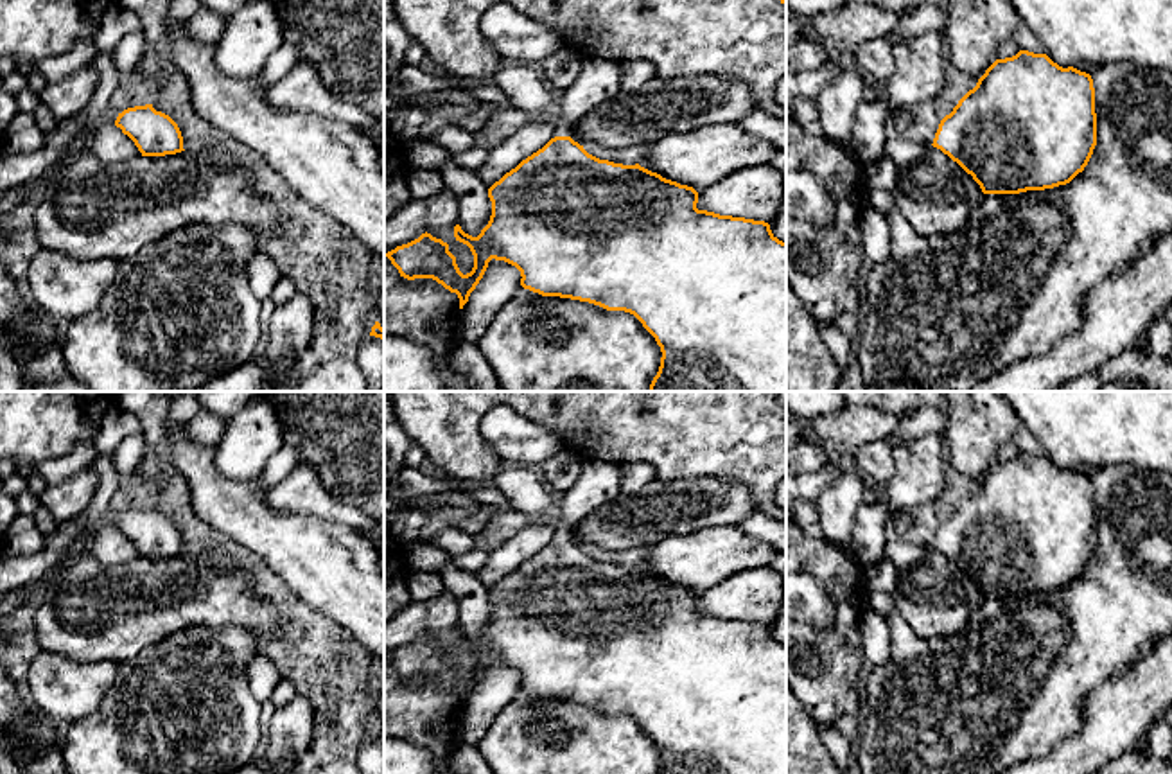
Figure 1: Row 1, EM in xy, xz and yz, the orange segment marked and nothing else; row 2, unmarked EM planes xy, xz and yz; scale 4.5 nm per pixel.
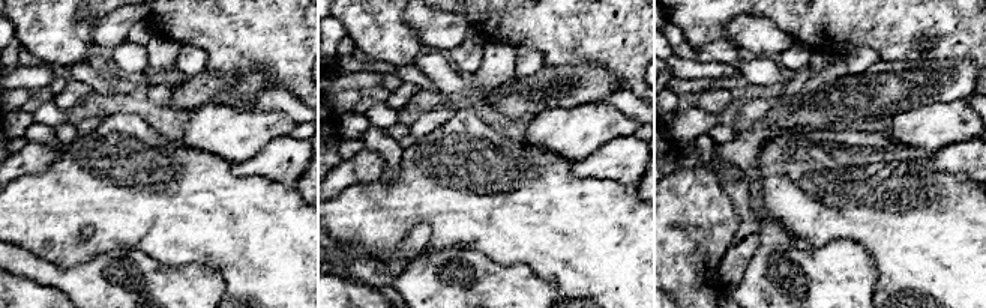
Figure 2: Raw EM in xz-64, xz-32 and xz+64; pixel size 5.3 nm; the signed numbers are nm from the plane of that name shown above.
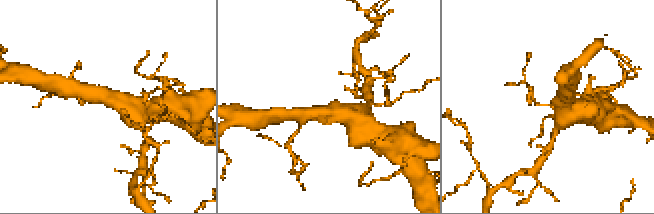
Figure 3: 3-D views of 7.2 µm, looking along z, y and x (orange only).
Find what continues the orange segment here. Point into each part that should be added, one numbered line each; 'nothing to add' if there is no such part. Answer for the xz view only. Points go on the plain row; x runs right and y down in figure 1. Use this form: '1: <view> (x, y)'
1: xz (598, 483)

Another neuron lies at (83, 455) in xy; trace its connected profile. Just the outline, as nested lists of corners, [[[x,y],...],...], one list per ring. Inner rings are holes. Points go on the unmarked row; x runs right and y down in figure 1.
[[[79,444],[72,453],[36,467],[47,485],[56,485],[92,465],[99,456],[93,444]]]

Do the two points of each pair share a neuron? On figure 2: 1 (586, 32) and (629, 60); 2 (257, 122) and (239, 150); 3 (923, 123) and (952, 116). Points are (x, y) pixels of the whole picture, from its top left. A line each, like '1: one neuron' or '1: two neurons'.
1: one neuron
2: one neuron
3: one neuron

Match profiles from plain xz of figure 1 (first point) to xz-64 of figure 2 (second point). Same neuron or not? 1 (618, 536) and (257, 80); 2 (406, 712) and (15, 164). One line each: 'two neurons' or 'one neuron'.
1: one neuron
2: one neuron

